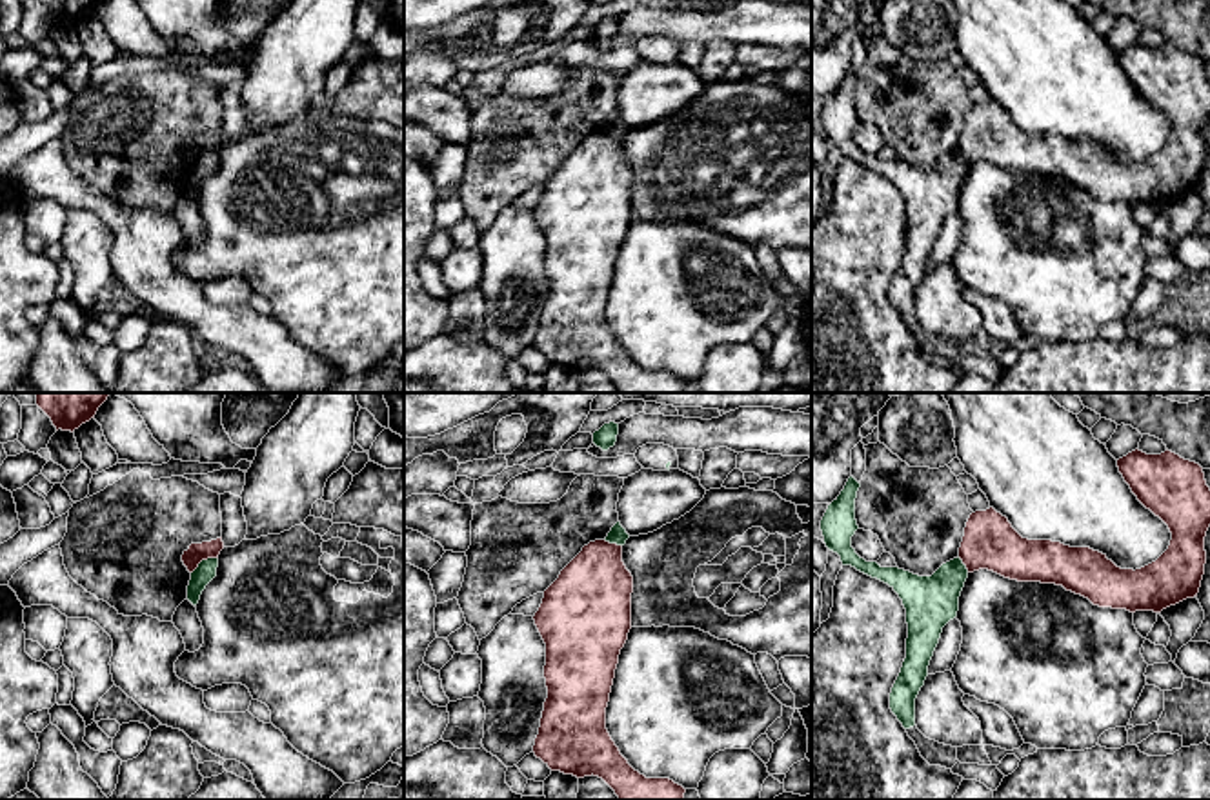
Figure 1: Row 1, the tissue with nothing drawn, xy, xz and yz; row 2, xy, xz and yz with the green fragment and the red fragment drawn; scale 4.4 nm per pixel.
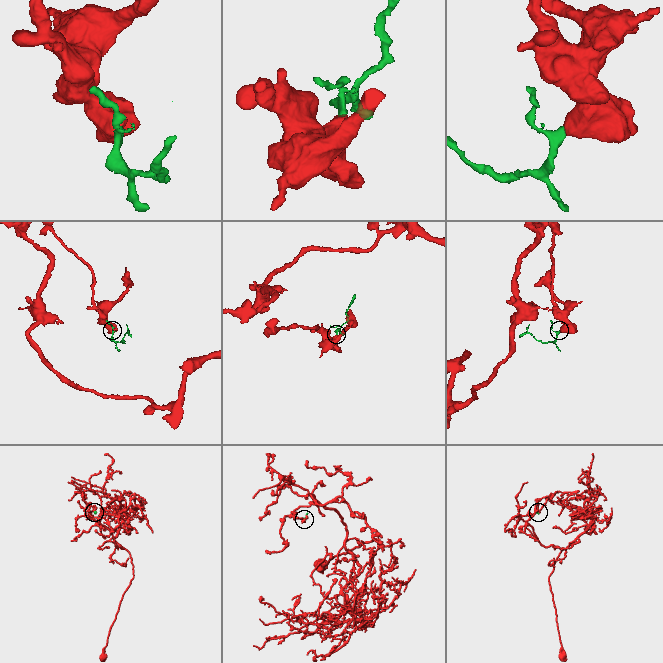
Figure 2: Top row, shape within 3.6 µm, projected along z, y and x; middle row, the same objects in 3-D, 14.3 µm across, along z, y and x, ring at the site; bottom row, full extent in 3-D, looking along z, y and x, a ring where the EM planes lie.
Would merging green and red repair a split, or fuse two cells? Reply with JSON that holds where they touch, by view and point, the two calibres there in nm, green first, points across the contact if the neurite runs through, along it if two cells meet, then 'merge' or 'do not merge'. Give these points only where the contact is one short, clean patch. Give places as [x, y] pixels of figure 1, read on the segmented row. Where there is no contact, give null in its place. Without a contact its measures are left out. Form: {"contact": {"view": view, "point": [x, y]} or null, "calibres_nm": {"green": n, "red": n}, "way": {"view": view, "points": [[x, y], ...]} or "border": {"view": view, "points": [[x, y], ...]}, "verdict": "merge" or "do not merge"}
{"contact": {"view": "xy", "point": [202, 560]}, "calibres_nm": {"green": 90, "red": 80}, "border": {"view": "xy", "points": [[217, 557], [204, 559], [191, 573]]}, "verdict": "do not merge"}

